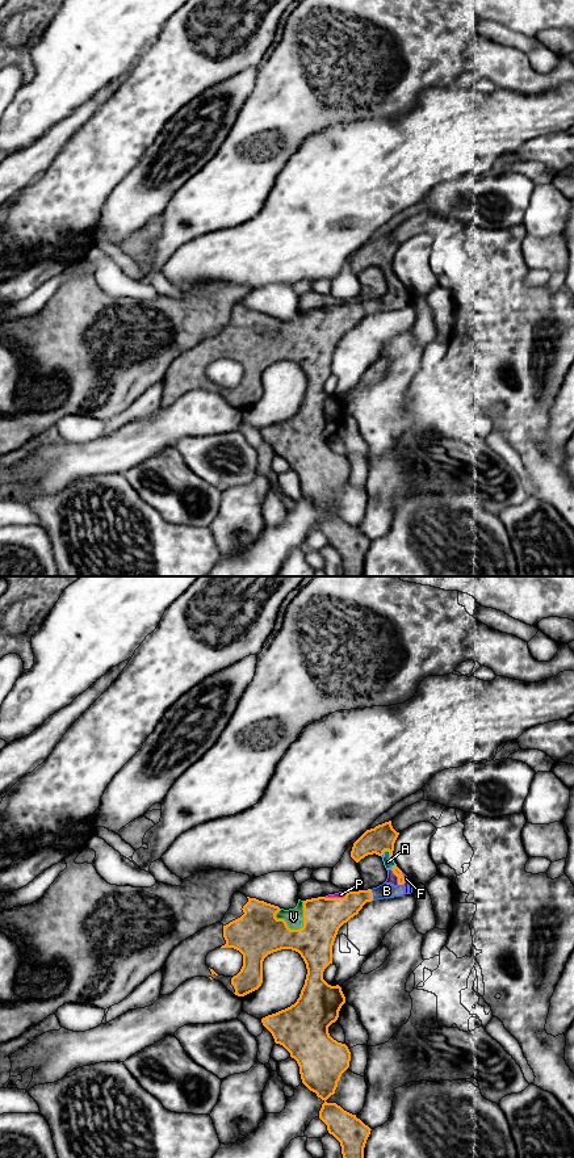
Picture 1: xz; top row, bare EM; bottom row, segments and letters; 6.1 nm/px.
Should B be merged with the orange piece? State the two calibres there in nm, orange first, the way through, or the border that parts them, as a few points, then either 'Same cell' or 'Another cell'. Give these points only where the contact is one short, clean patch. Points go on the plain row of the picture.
Thickness 180 nm (orange) against 100 nm. Same cell

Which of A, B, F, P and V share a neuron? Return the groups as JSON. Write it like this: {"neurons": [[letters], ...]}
{"neurons": [["A", "B", "F", "P", "V"]]}

